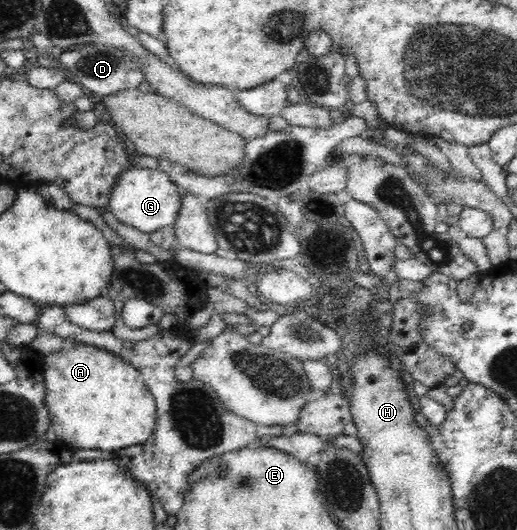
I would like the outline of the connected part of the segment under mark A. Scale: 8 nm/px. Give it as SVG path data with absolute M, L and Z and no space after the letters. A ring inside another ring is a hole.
M66 344L43 358L44 402L57 439L73 449L120 450L142 444L155 427L156 403L143 374L125 358L89 344Z

